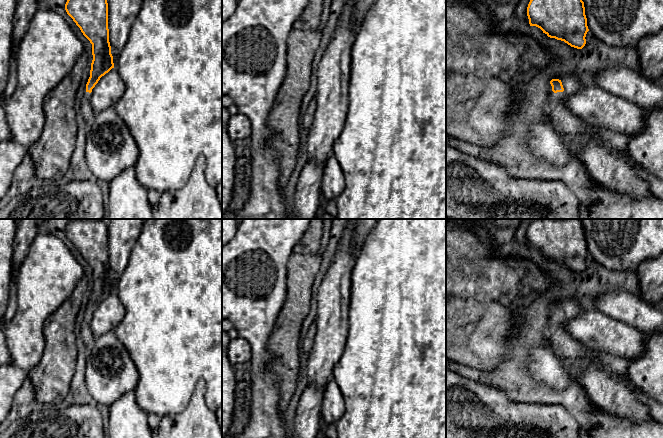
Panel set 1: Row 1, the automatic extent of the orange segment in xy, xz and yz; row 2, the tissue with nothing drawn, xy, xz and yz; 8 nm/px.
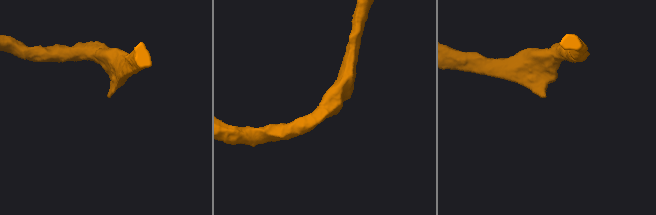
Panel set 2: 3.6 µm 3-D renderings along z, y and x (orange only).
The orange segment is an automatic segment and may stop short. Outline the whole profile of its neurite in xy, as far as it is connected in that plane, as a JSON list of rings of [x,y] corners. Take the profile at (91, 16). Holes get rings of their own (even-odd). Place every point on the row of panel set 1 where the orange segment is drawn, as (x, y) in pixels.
[[[67,0],[65,10],[80,28],[83,35],[92,44],[93,60],[91,63],[90,77],[86,84],[86,93],[81,99],[81,114],[85,121],[87,130],[89,130],[95,116],[90,103],[92,89],[102,76],[114,68],[113,56],[111,54],[111,46],[109,42],[108,3],[107,0]]]

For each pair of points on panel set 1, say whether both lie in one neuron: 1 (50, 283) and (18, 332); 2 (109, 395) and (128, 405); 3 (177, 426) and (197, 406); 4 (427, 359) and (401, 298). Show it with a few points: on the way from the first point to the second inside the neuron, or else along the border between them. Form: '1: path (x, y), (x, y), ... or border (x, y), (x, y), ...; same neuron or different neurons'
1: path (39, 295), (29, 320); same neuron
2: border (133, 390), (123, 393), (109, 406); different neurons
3: path (182, 421), (192, 411); same neuron
4: path (427, 344), (427, 324), (416, 313); same neuron

